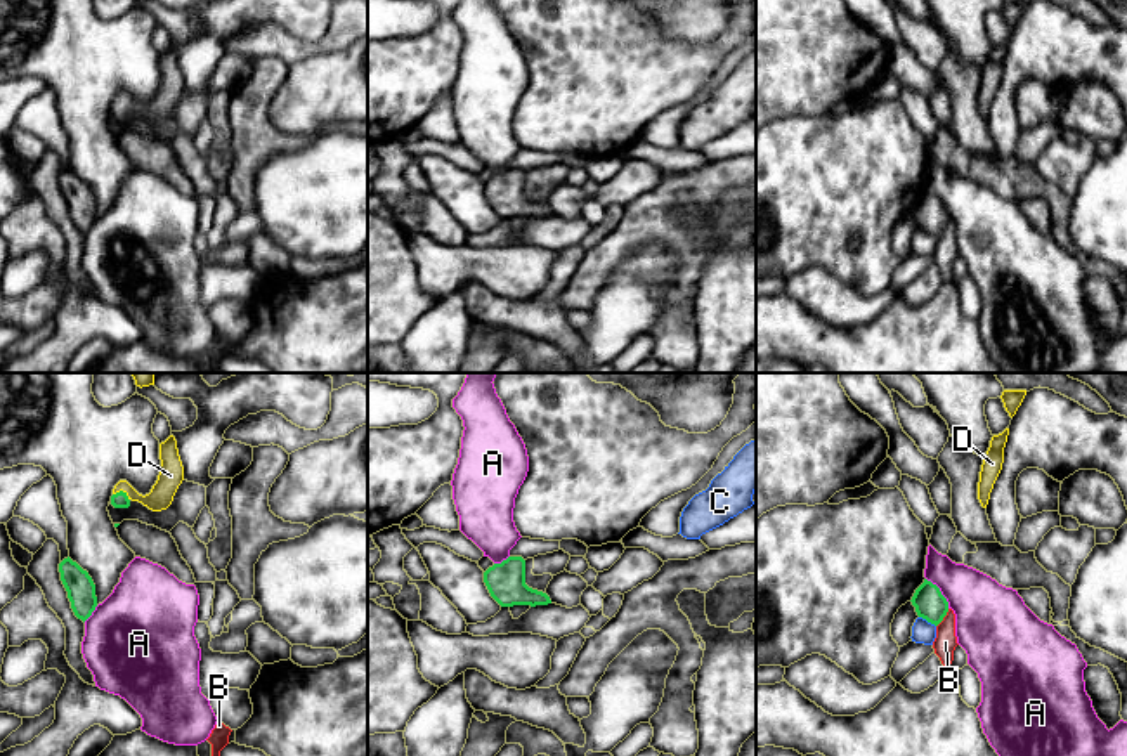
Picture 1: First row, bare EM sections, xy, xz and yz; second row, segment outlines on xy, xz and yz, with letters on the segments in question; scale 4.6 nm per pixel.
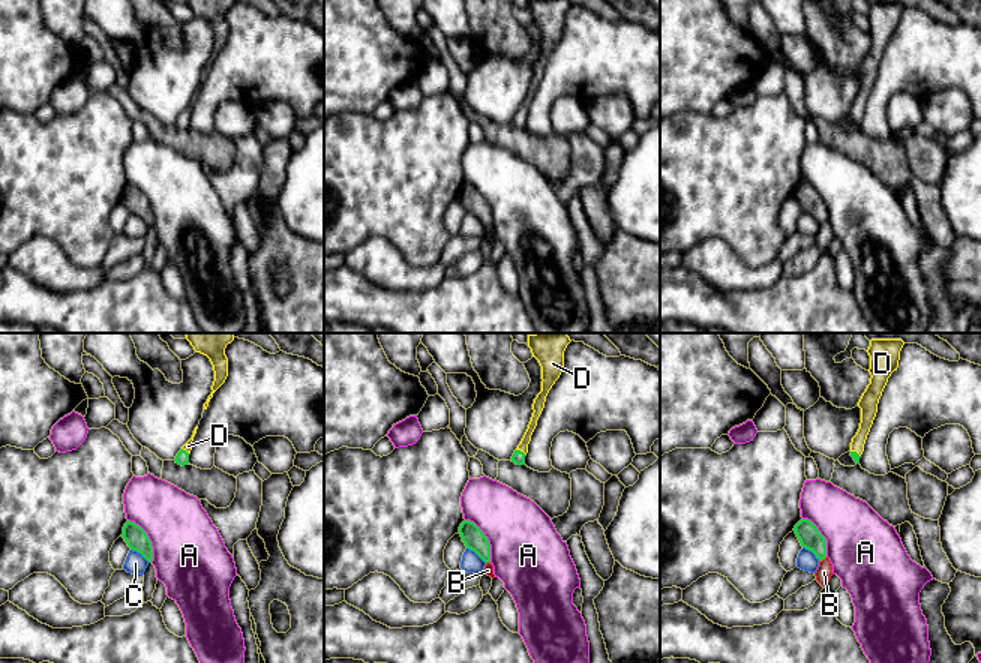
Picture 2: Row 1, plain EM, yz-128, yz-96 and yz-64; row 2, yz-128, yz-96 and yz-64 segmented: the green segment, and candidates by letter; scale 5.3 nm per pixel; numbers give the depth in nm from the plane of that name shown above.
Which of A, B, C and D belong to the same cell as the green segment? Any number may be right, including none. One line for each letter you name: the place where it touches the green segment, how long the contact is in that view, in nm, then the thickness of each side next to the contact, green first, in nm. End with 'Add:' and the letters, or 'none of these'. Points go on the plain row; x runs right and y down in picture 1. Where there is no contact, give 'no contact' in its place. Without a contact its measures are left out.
D: xy (122, 103) | 90 nm | 80/110 nm
Add: D

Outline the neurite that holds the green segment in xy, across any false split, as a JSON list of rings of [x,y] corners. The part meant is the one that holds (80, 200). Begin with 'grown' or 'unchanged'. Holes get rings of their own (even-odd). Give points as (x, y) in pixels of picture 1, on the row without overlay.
unchanged; [[[69,168],[59,175],[59,184],[75,227],[85,234],[97,218],[92,189]]]

